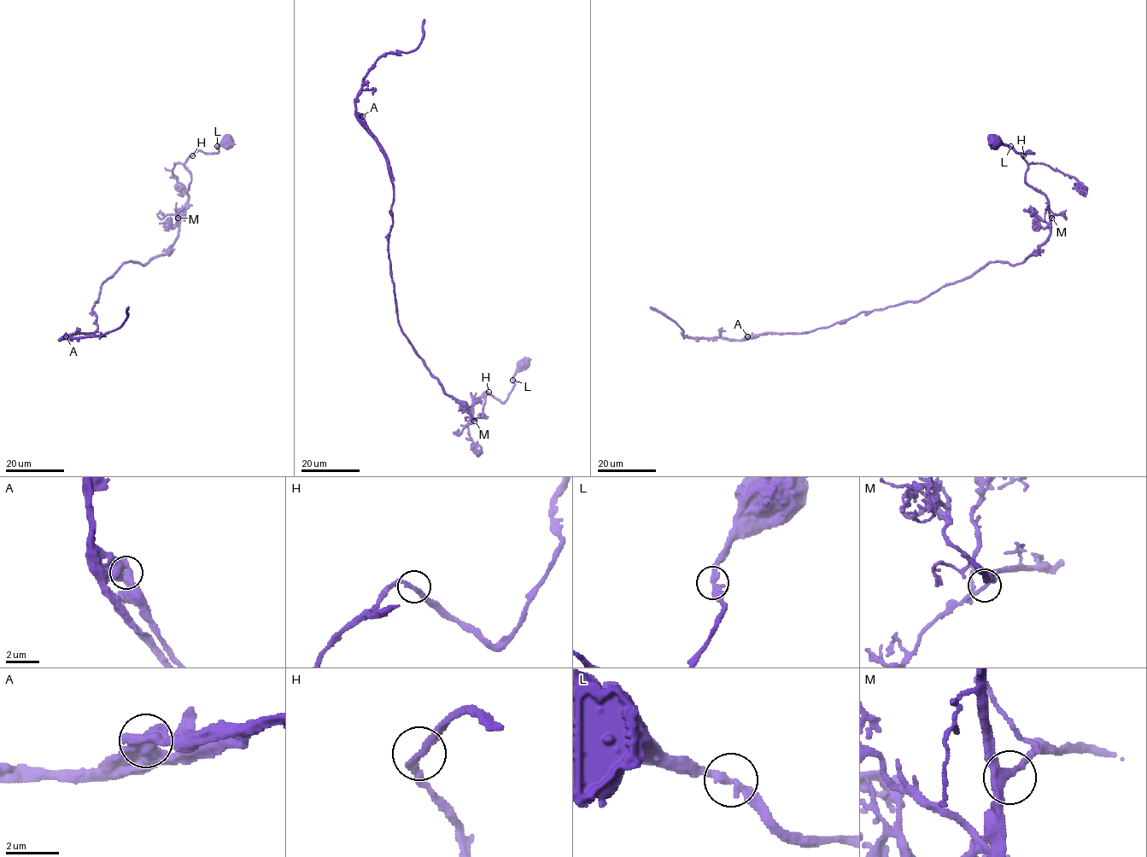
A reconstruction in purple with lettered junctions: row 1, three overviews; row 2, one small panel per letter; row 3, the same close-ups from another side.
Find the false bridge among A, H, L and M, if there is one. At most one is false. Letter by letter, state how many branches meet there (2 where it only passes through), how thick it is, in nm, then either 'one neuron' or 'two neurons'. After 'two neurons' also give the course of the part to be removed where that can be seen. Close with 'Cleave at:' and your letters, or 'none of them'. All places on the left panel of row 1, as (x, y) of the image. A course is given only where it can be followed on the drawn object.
A: 2 branches meet; 600 nm thick; two neurons; foreign part runs (66, 336), (98, 331)
H: 2 branches meet; 240 nm thick; one neuron
L: 2 branches meet; 320 nm thick; one neuron
M: 3 branches meet; 280 nm thick; one neuron
Cleave at: A

